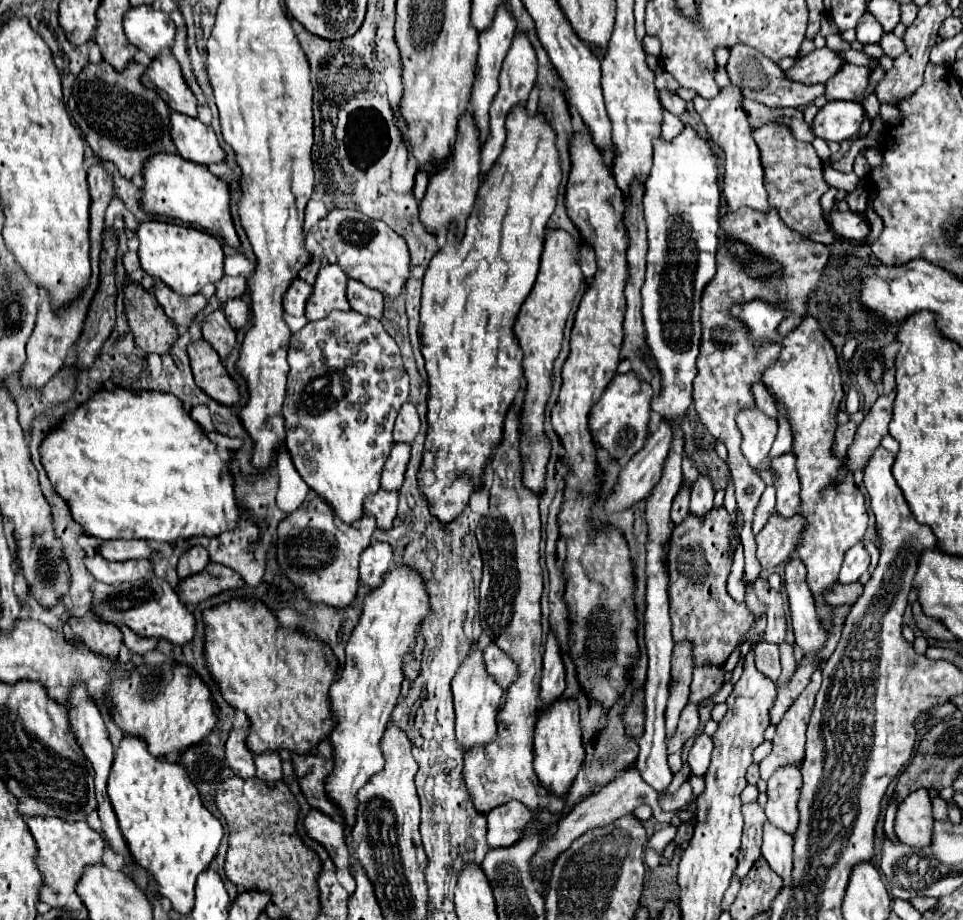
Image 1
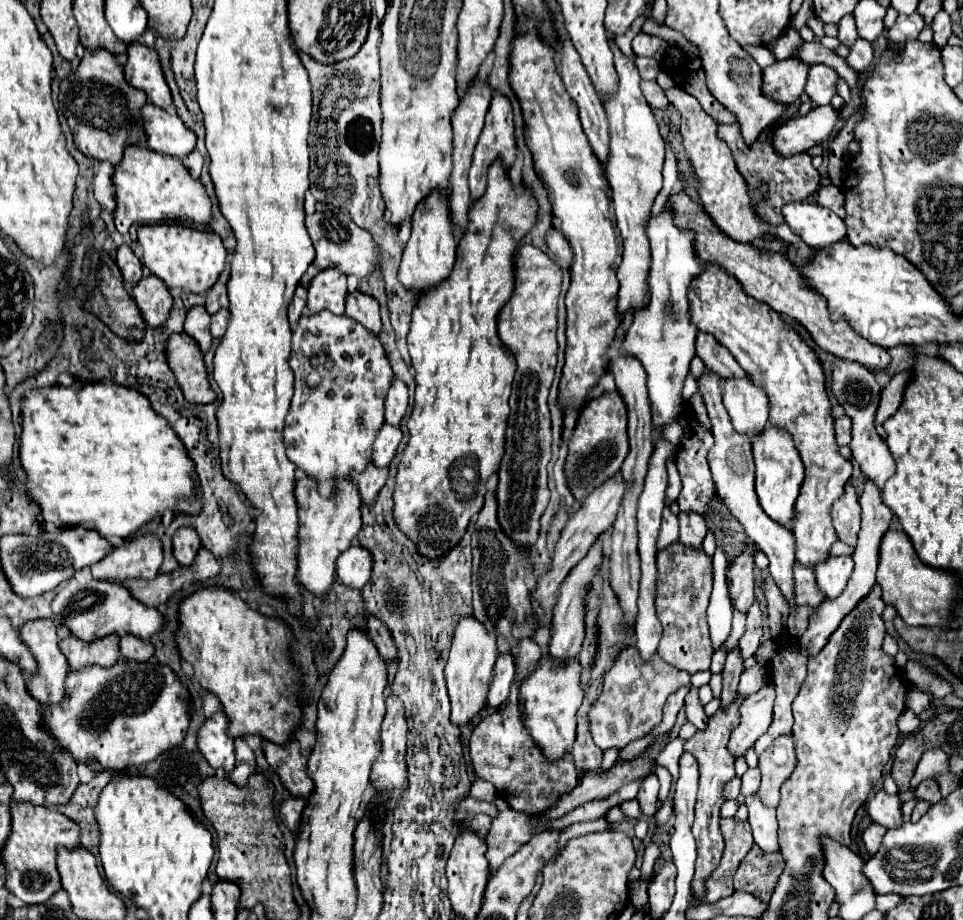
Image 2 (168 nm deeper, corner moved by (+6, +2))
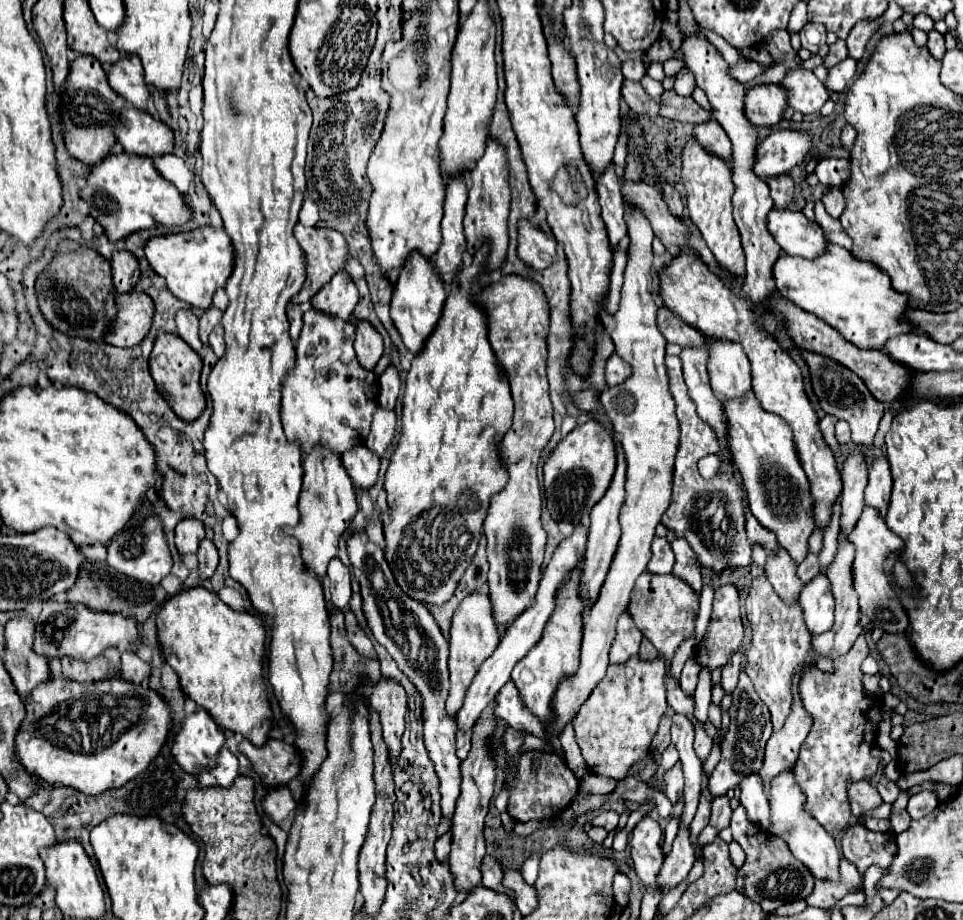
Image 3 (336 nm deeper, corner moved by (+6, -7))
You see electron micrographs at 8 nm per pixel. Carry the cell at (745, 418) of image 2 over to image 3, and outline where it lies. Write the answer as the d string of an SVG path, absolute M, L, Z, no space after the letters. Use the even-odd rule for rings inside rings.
M713 341L709 347L709 379L717 397L741 397L751 391L751 367L737 343Z

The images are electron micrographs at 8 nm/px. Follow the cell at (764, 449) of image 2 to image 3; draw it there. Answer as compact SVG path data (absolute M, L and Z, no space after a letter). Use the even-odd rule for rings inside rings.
M751 391L747 397L725 399L723 411L729 431L729 449L747 491L749 511L765 529L775 533L777 543L787 549L791 559L799 565L809 553L807 539L815 529L815 515L811 485L799 463L797 449L793 445L793 433L789 425L781 421L781 417L761 409Z

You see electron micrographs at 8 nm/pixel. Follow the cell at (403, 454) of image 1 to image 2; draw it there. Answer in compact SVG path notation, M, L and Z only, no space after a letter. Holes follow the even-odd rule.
M383 424L379 436L373 444L373 464L377 464L379 468L389 468L401 438L403 438L403 434L399 428L389 428L389 424Z

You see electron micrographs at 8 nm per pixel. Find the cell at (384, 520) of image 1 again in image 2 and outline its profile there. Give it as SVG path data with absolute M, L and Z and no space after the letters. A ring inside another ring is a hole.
M369 464L369 468L365 468L365 472L361 472L361 476L353 476L365 504L373 504L377 500L381 488L387 482L387 476L389 476L387 468L377 468L375 464Z

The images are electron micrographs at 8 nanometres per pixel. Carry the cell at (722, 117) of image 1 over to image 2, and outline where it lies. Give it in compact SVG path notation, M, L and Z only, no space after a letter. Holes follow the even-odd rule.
M671 88L665 94L667 94L669 102L675 104L675 108L681 114L683 144L685 144L687 156L695 168L695 174L701 180L701 184L699 184L701 204L711 214L711 218L721 228L721 232L725 232L727 236L731 236L737 242L757 242L765 232L773 232L775 228L769 226L751 206L749 186L735 164L733 152L731 152L729 144L725 140L721 140L717 134L719 122L713 116L709 116L701 108L697 98L691 96L689 92L685 92L683 88Z

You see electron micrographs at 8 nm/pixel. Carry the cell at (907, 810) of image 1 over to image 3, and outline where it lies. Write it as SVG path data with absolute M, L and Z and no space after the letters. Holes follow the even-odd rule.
M849 781L849 803L851 813L855 817L861 817L865 811L879 807L883 801L877 793L877 789L869 781Z

